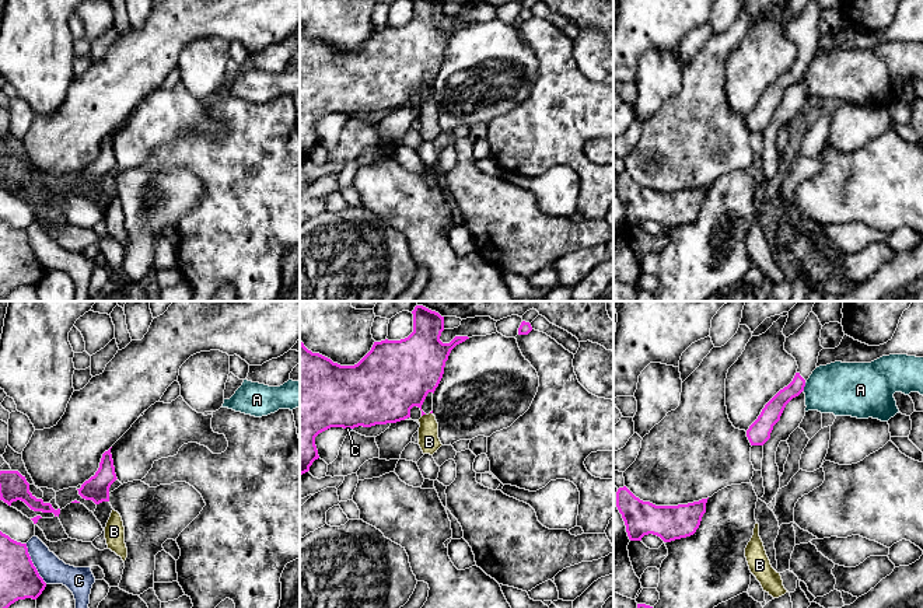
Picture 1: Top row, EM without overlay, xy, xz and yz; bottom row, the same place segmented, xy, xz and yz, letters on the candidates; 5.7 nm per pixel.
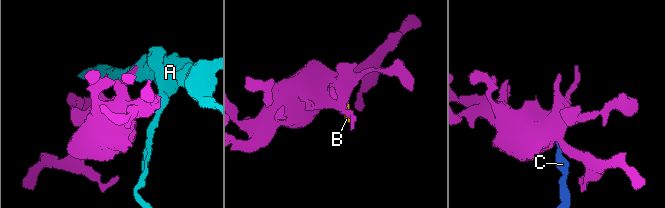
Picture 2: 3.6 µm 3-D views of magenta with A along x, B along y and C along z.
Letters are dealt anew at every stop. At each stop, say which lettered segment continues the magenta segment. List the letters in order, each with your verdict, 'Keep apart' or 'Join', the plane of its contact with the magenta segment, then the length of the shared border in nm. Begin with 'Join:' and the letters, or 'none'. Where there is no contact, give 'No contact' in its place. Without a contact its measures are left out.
Join: B
A: Keep apart. Touches magenta in yz. Shared border 50 nm
B: Join. Touches magenta in xz. Shared border 30 nm
C: Keep apart. Touches magenta in xy. Shared border 260 nm

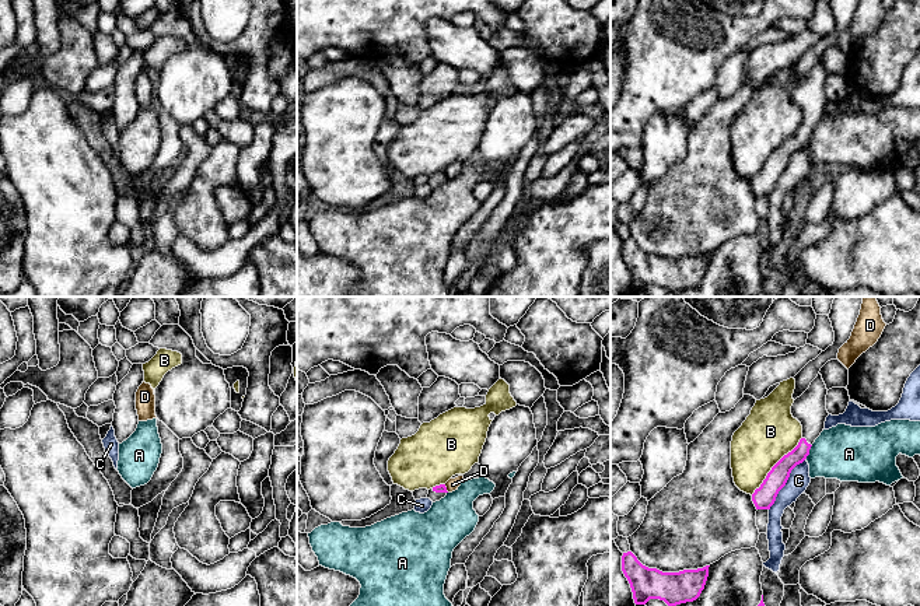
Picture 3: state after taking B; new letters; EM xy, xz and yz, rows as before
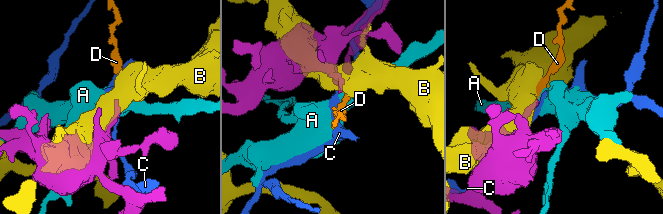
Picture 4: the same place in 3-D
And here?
Join: none
A: Keep apart. Touches magenta in yz. Shared border 100 nm
B: Keep apart. Touches magenta in yz. Shared border 440 nm
C: Keep apart. Touches magenta in yz. Shared border 360 nm
D: Keep apart. Touches magenta in xz. Shared border 50 nm

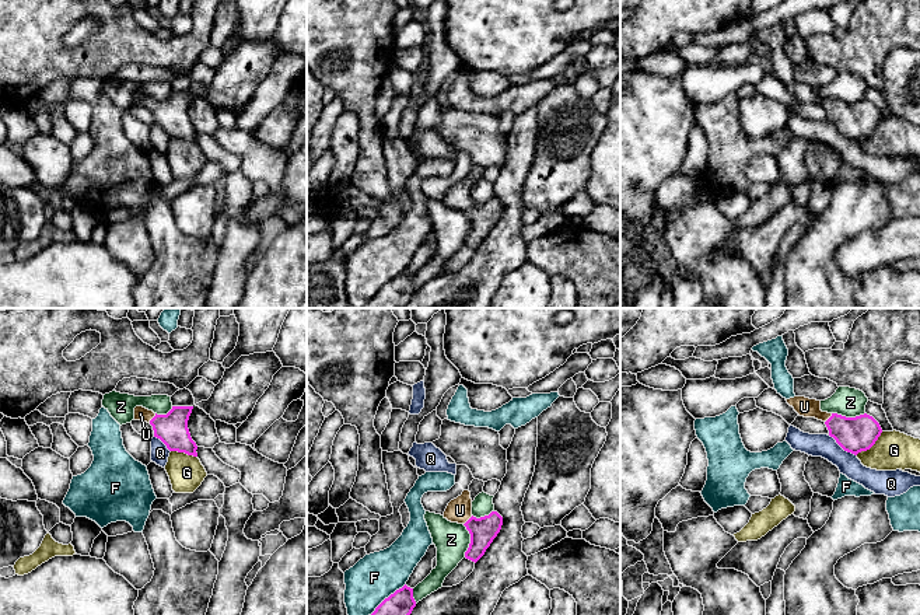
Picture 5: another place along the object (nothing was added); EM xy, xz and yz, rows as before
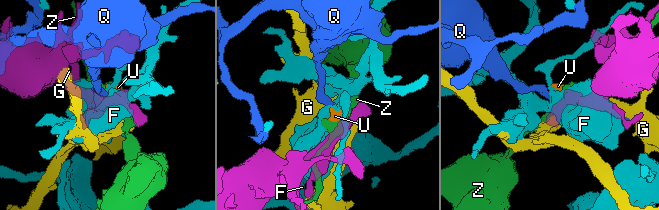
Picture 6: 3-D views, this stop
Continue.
Join: U
F: Keep apart. Touches magenta in xz. Shared border 340 nm
G: Keep apart. Touches magenta in yz. Shared border 200 nm
Q: Keep apart. Touches magenta in yz. Shared border 200 nm
U: Join. Touches magenta in xy. Shared border 70 nm
Z: Keep apart. Touches magenta in xz. Shared border 190 nm

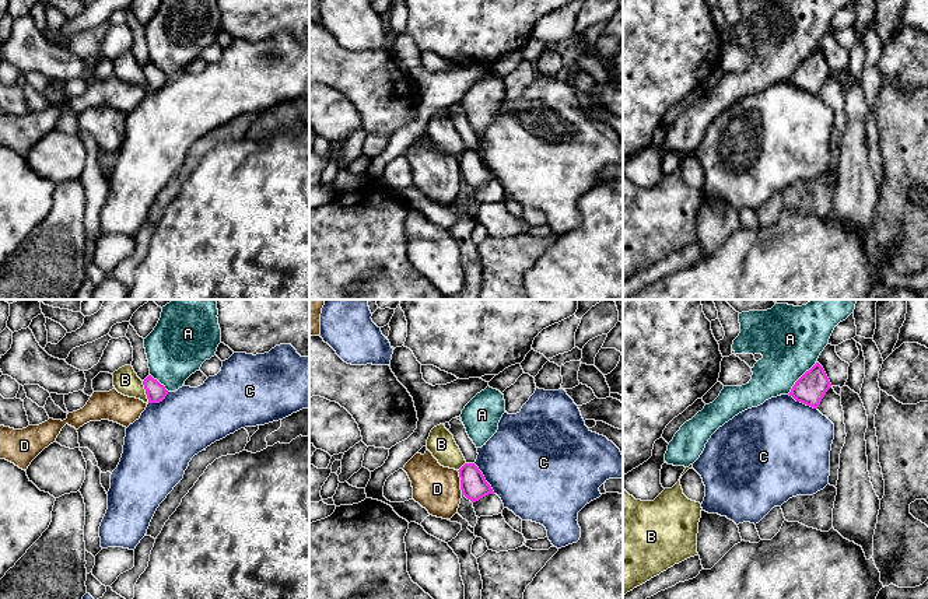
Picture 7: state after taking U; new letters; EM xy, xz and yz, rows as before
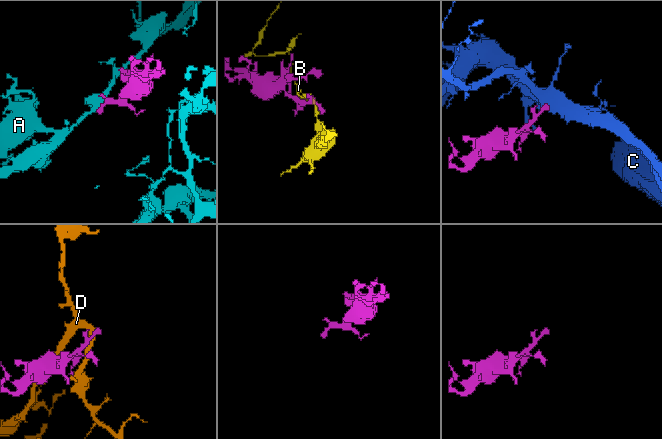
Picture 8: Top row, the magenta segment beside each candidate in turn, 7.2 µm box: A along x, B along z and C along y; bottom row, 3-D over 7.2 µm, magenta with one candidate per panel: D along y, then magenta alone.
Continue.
Join: A
A: Join. Touches magenta in yz. Shared border 260 nm
B: Keep apart. Touches magenta in xy. Shared border 130 nm
C: Keep apart. Touches magenta in xz. Shared border 220 nm
D: Keep apart. Touches magenta in xz. Shared border 150 nm

